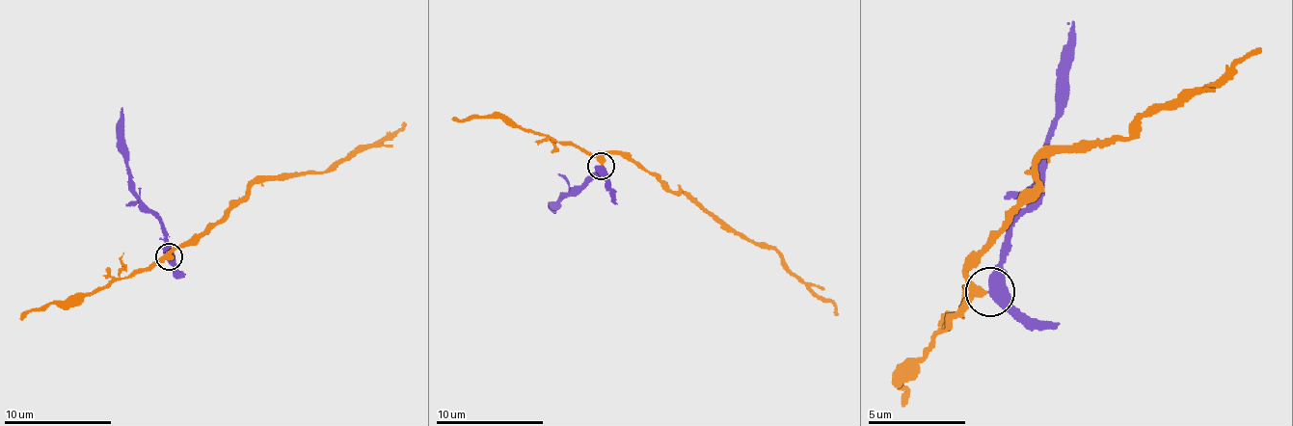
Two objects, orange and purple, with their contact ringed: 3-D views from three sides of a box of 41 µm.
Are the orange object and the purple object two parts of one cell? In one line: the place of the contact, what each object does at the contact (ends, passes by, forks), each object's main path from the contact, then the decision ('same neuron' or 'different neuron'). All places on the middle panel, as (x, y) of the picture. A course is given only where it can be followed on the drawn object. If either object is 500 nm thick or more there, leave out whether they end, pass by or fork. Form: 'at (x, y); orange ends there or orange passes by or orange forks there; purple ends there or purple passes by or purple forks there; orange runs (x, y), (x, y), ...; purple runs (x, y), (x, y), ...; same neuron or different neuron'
at (601, 166); orange runs (601, 164), (608, 153), (625, 153), (673, 191), (691, 196), (748, 239), (769, 247), (837, 314); purple runs (601, 167), (552, 212); different neuron

